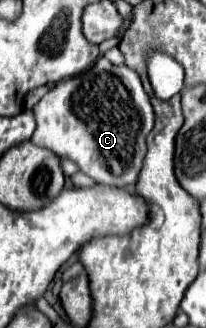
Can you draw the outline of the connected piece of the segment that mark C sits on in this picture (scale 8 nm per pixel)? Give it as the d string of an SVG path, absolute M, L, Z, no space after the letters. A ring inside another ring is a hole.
M100 57L88 71L56 83L34 107L36 131L32 141L60 157L72 159L96 183L134 185L146 155L146 135L154 125L154 111L140 75L126 65L112 65Z

